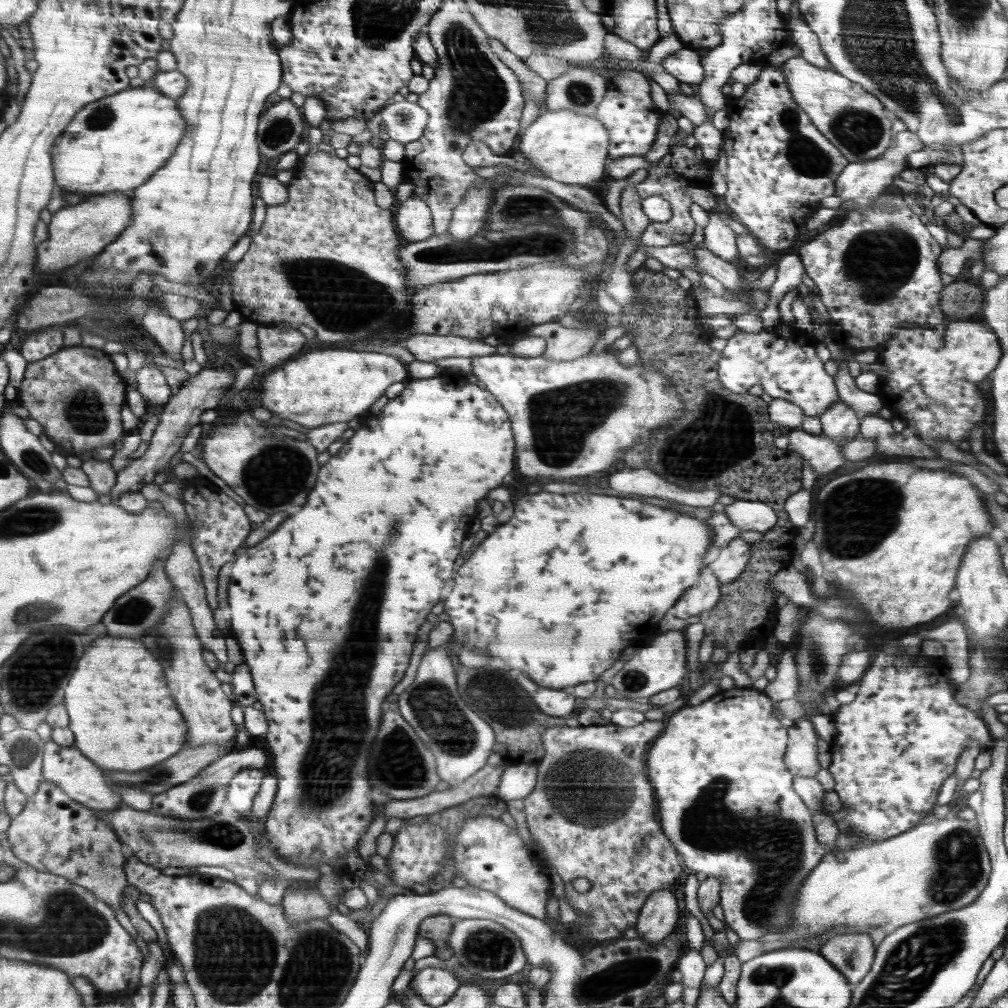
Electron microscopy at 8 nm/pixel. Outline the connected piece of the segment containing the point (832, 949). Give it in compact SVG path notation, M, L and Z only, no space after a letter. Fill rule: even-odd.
M866 933L836 934L828 939L824 948L820 948L820 952L824 952L824 956L828 956L852 984L858 984L870 972L877 950L870 934Z

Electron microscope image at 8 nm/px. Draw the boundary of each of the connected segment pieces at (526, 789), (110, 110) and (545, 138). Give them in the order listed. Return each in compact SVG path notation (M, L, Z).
M508 765L505 766L500 781L498 781L497 797L504 801L526 798L537 781L536 765Z
M152 83L132 87L111 97L89 104L73 120L54 149L55 174L58 189L84 194L106 194L114 190L132 190L146 184L168 160L178 152L184 136L188 134L188 120L182 116L178 100L164 94Z
M558 109L542 114L520 136L520 153L534 163L534 171L563 184L586 184L593 187L606 174L606 158L610 154L610 133L595 115L580 115L576 111Z

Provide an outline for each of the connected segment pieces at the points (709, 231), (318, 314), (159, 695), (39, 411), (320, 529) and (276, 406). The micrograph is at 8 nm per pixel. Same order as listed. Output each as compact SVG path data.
M717 209L708 212L708 224L703 228L704 246L722 260L732 262L738 256L737 234L717 212Z
M317 148L302 149L300 165L294 169L294 178L288 186L290 200L280 206L267 206L264 222L256 234L252 236L248 251L243 259L237 263L232 271L233 300L236 310L242 314L242 320L254 322L254 324L268 325L286 322L297 329L306 326L315 330L315 336L320 342L368 342L368 340L385 339L388 332L399 332L410 322L410 304L414 297L414 291L407 286L407 265L399 258L399 253L406 245L400 236L399 230L394 226L394 214L390 210L382 210L374 204L374 182L362 176L359 170L353 170L347 165L347 161L341 160L333 153L321 152Z
M106 636L100 638L100 642L96 642L92 648L88 648L84 660L80 662L80 668L76 670L76 676L72 678L72 684L68 686L66 702L72 714L72 730L78 738L76 745L98 767L140 772L170 760L187 747L190 728L168 688L164 666L138 638Z
M84 344L67 347L60 352L31 362L28 367L19 401L38 421L56 447L76 455L80 450L106 448L124 438L127 430L122 420L122 407L126 403L126 386L110 354L104 349Z
M444 372L437 377L428 379L412 379L405 382L405 387L398 396L388 399L382 412L370 420L364 428L356 430L354 436L342 446L336 458L330 458L320 468L320 484L316 484L316 492L312 492L312 500L298 512L298 516L290 516L280 523L280 526L269 534L262 542L238 550L234 560L233 573L229 584L229 604L232 610L232 630L234 638L239 642L244 653L244 663L250 669L257 700L262 703L262 712L268 718L268 732L265 734L270 755L275 767L277 792L274 802L264 818L265 838L277 855L295 864L317 868L317 862L331 864L340 860L344 868L348 867L346 853L358 849L358 841L368 830L375 815L375 791L371 780L366 778L368 770L368 752L371 752L372 742L376 738L378 724L381 724L383 712L380 706L386 694L400 682L404 676L412 646L416 642L416 634L420 625L426 622L432 607L440 602L442 586L454 572L454 560L458 558L462 540L468 534L468 526L478 516L478 500L482 500L490 488L498 488L506 474L514 470L514 440L510 430L510 420L504 407L488 389L480 388L476 383L470 383L458 372Z
M316 350L288 362L266 378L262 406L308 428L334 422L348 423L358 418L358 414L366 413L390 384L404 382L406 376L406 366L398 358L382 352Z

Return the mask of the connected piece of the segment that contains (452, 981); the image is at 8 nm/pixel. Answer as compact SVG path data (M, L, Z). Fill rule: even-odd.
M428 967L420 972L414 972L408 987L412 987L429 1005L442 1007L459 990L458 986L460 986L458 974L454 976L449 970Z

